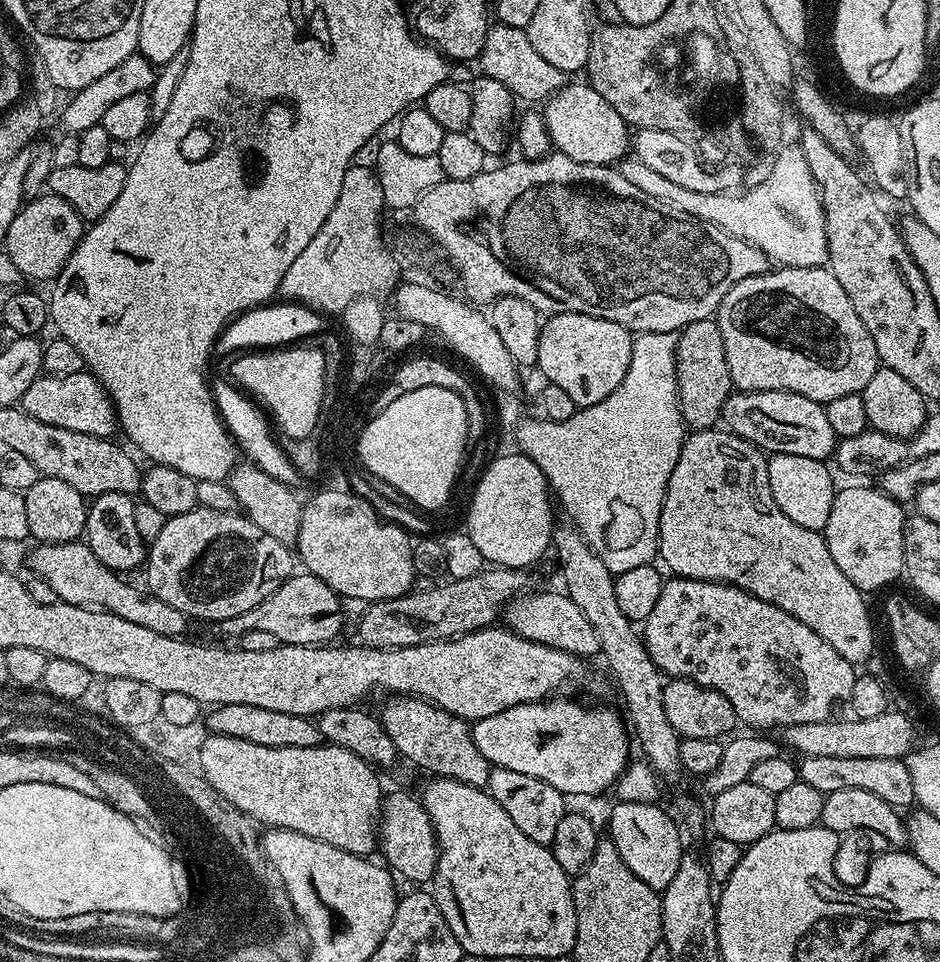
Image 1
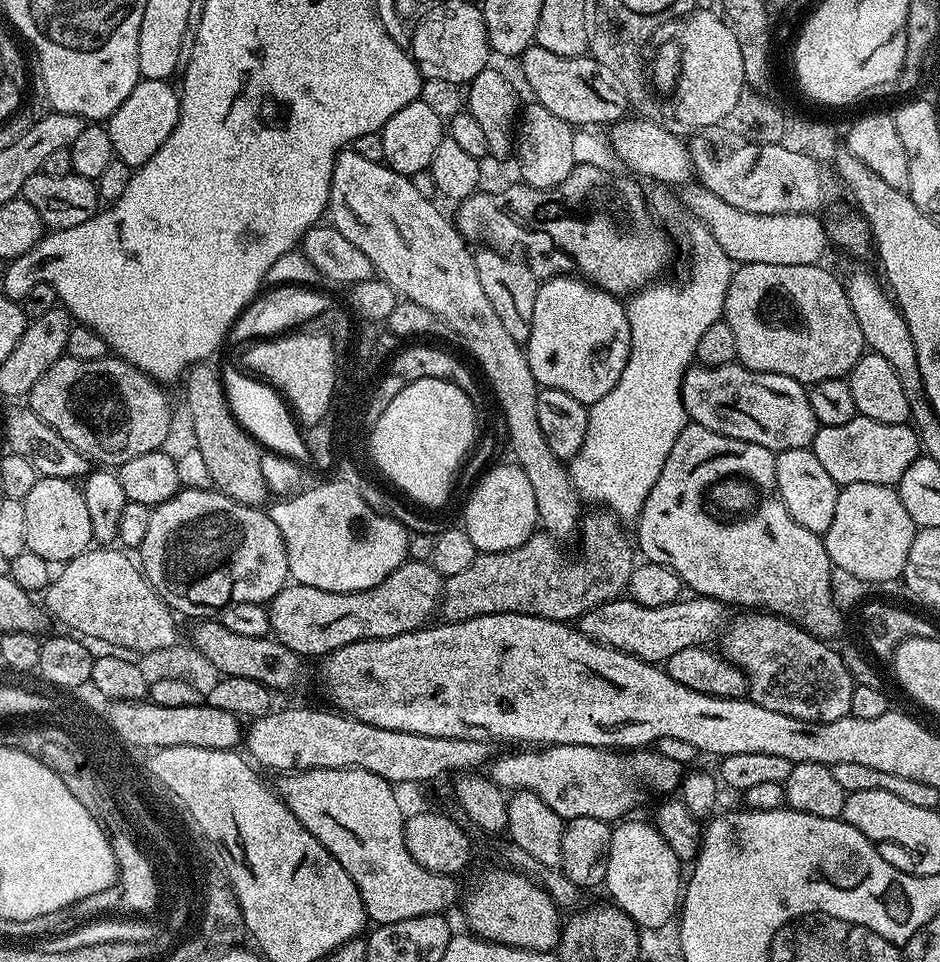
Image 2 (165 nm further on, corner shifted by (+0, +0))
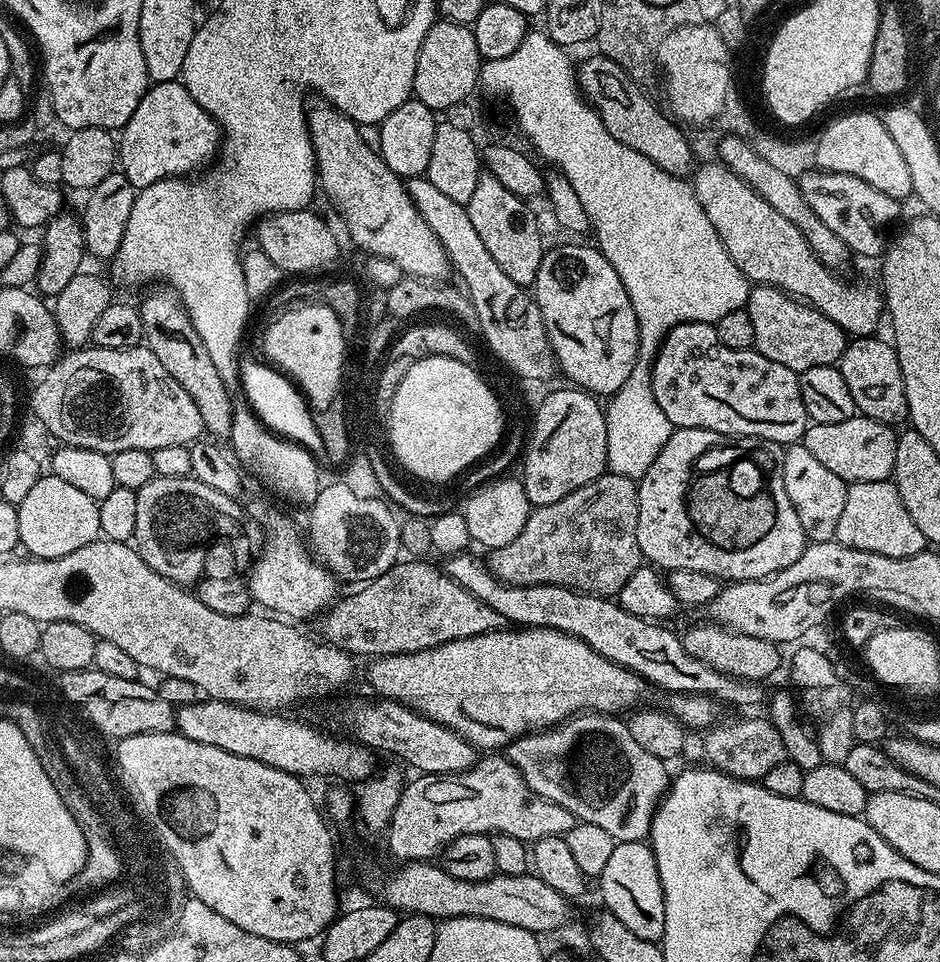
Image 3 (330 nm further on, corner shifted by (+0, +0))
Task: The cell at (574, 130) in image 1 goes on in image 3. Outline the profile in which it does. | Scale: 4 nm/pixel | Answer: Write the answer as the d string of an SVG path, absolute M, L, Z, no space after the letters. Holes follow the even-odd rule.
M715 162L715 164L704 164L695 169L694 175L691 177L690 183L692 185L692 191L695 192L698 202L702 206L702 210L706 210L706 218L710 218L710 226L714 226L714 230L718 230L718 238L722 238L722 246L726 246L726 254L730 254L730 258L734 262L734 266L738 266L738 270L742 270L742 274L753 285L757 284L769 284L775 288L781 288L783 292L788 293L789 296L797 297L804 301L805 304L811 304L812 307L817 308L822 314L826 314L826 318L830 318L842 331L849 337L859 338L861 336L871 336L877 330L876 327L880 324L880 316L885 315L886 309L884 307L884 298L881 289L877 287L875 283L872 284L851 284L848 280L843 280L842 275L832 271L831 268L827 268L821 262L818 257L815 256L814 250L806 242L806 238L799 232L797 226L794 226L789 219L784 218L781 213L774 210L770 203L766 202L766 199L759 196L750 185L747 184L738 174L734 173L727 167L727 165L721 162Z

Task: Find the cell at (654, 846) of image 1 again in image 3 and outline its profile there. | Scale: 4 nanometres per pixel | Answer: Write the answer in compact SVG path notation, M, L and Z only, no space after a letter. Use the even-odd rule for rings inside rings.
M643 840L619 842L614 854L606 861L606 867L598 877L600 896L604 899L603 907L627 926L638 938L663 941L666 930L666 902L662 882L658 874L656 856L651 847Z

